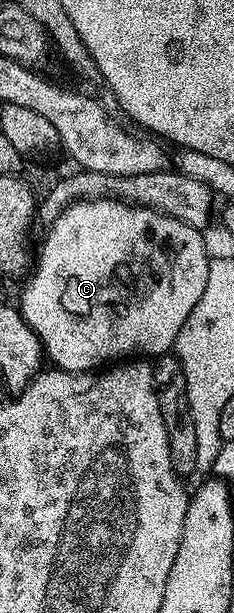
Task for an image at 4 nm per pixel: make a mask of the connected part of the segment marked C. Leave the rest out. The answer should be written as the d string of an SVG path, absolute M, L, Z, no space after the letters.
M108 198L99 200L82 200L62 210L59 218L48 225L45 241L41 244L41 253L35 256L35 267L28 273L24 281L25 289L21 292L19 311L22 318L31 326L31 330L41 340L41 347L48 363L53 368L61 368L64 372L92 372L102 366L124 361L126 358L156 358L168 353L176 345L179 330L183 330L183 322L187 322L187 314L195 310L195 302L203 298L203 289L207 286L209 261L211 253L205 249L202 229L192 228L179 218L164 216L153 208L143 208Z

